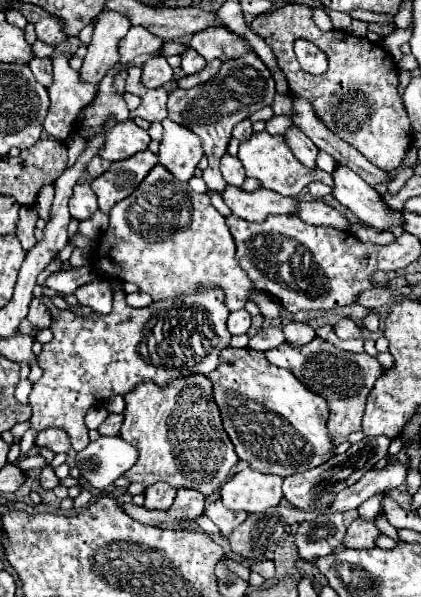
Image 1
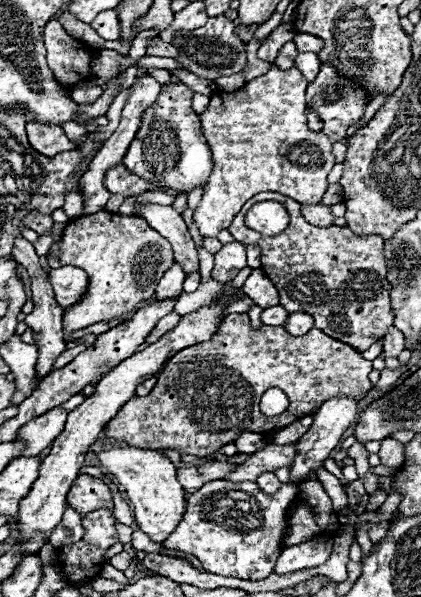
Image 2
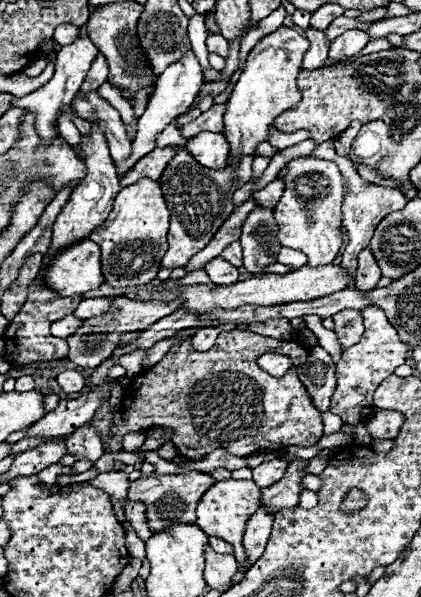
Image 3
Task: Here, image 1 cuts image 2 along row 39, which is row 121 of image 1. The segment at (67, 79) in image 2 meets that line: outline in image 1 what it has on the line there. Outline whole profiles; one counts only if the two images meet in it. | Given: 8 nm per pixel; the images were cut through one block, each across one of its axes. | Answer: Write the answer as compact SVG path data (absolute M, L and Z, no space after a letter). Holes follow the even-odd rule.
M58 54L52 58L54 84L48 88L50 110L44 118L44 130L58 140L66 140L70 136L76 116L98 92L96 86L80 82L78 72L68 64L70 58L72 54Z

